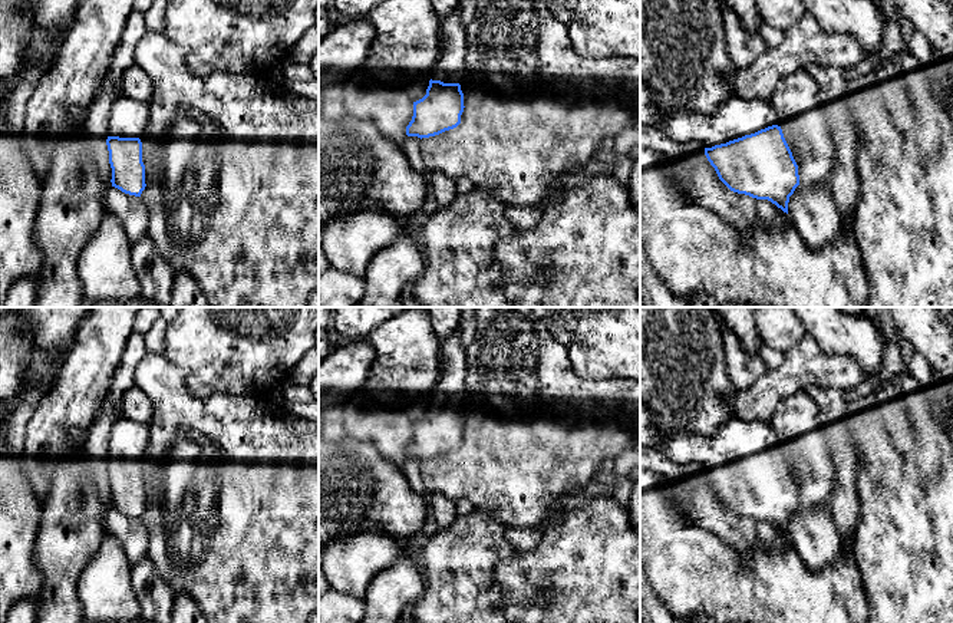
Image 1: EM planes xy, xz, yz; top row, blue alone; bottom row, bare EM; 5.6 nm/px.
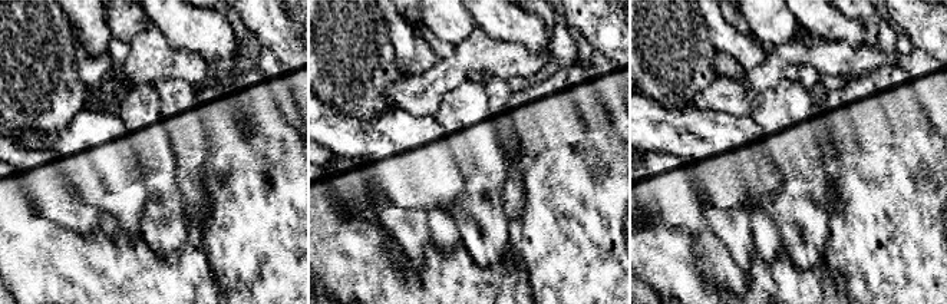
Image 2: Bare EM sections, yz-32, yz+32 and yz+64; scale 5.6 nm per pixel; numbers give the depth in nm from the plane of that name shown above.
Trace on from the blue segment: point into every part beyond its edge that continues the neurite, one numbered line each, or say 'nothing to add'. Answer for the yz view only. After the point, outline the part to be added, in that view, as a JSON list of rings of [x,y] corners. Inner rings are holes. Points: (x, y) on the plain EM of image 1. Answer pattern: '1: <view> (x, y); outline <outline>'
1: yz (735, 439); outline [[[640,398],[640,445],[660,451],[677,464],[698,462],[705,469],[755,455],[778,445],[769,421],[743,421],[732,416],[713,435],[690,432],[663,434]]]

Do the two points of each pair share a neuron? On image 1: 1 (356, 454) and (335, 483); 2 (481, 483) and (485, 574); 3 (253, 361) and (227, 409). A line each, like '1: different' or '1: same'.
1: same
2: different
3: different

